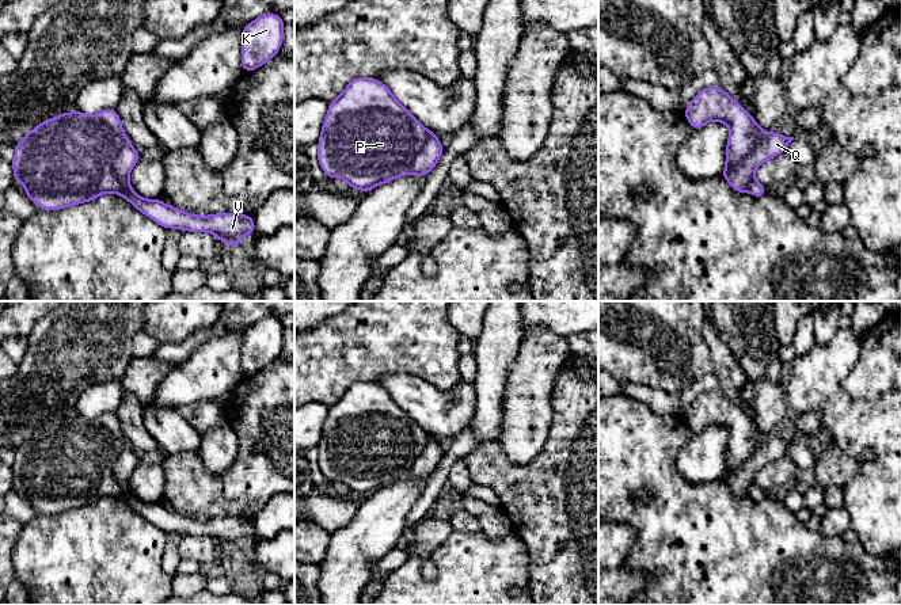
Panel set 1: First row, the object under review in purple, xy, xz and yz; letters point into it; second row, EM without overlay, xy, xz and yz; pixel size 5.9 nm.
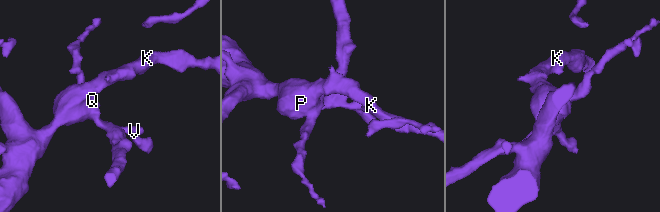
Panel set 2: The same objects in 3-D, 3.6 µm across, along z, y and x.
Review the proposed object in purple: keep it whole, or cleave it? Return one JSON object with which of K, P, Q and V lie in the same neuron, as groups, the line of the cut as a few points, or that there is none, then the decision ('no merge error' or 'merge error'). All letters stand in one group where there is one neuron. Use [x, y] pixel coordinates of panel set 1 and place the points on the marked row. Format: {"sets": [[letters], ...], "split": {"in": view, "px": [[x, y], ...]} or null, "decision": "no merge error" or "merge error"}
{"sets": [["K", "P", "V"], ["Q"]], "split": {"in": "xy", "px": [[126, 140], [114, 158], [114, 174], [120, 183], [132, 191]]}, "decision": "merge error"}

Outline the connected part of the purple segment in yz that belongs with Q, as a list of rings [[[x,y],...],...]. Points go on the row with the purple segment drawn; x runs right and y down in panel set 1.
[[[775,132],[765,133],[761,142],[735,165],[725,168],[721,178],[726,179],[735,193],[748,191],[748,183],[753,178],[754,170],[783,153],[792,140],[794,137]]]

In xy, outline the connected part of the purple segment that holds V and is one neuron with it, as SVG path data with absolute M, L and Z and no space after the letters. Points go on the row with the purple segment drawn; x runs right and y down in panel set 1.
M106 109L94 115L75 110L46 119L28 132L16 145L12 159L14 180L24 184L24 194L41 209L60 210L72 205L90 202L104 193L122 195L137 210L166 229L178 228L190 232L210 232L221 243L235 250L243 236L255 232L252 216L242 213L216 213L194 216L159 199L144 199L134 191L126 191L114 172L114 157L128 141L115 109Z

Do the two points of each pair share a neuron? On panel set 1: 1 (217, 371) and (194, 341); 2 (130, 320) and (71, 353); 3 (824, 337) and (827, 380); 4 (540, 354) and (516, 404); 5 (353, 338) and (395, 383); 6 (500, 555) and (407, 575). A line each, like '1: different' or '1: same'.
1: different
2: same
3: different
4: same
5: different
6: same

